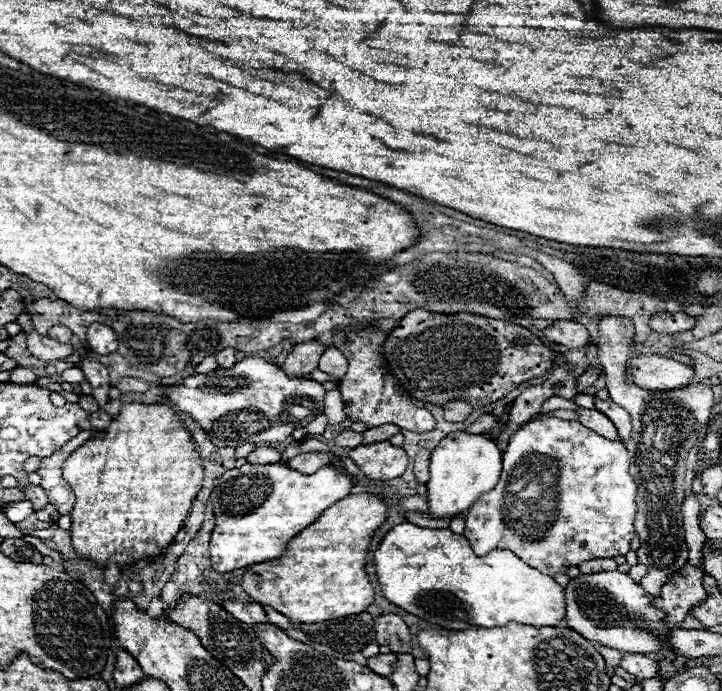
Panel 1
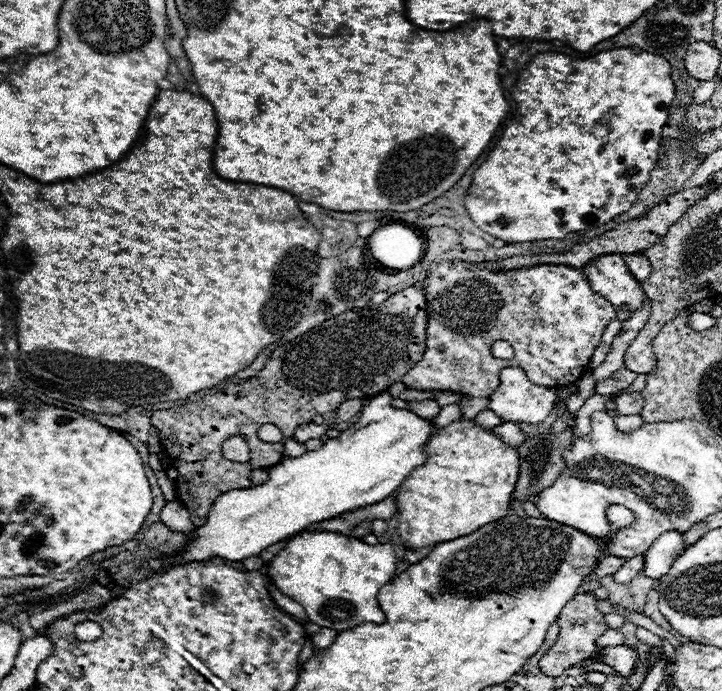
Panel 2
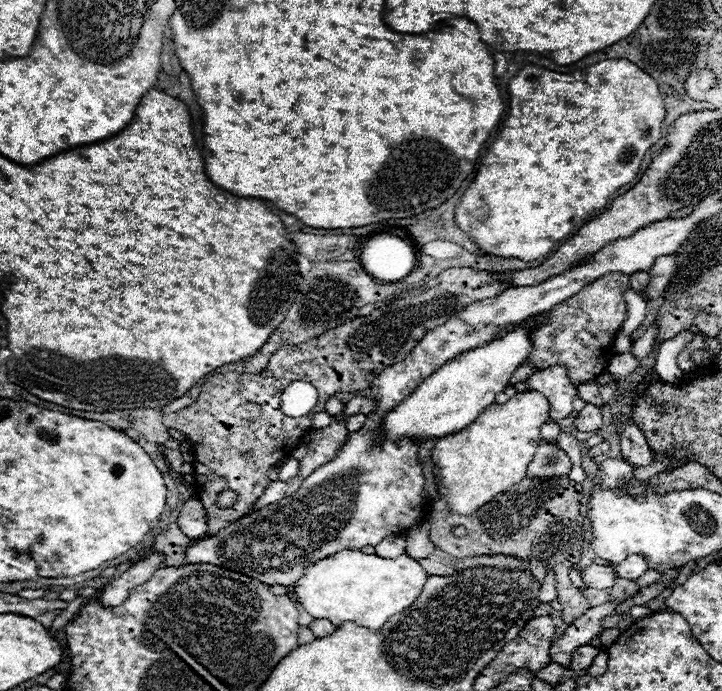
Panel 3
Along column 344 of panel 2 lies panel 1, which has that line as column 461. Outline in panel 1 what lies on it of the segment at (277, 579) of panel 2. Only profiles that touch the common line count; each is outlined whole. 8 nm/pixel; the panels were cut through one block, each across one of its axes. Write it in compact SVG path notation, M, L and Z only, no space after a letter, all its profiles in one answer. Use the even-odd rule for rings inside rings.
M410 522L394 526L374 552L374 564L378 582L384 596L404 608L406 612L428 620L446 630L466 630L470 626L504 626L508 622L518 622L534 628L542 626L560 626L566 616L566 598L564 588L550 576L530 568L516 554L508 550L492 550L486 556L476 556L462 534L454 534L448 528L420 528Z

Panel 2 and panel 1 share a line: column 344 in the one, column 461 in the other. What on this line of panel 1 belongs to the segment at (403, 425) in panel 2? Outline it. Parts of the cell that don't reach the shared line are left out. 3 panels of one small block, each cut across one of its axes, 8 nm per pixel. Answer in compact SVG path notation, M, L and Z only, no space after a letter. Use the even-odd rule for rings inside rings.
M464 430L448 434L430 456L428 506L434 518L452 518L474 506L480 494L490 492L502 472L502 452L492 438L484 434L468 434Z

